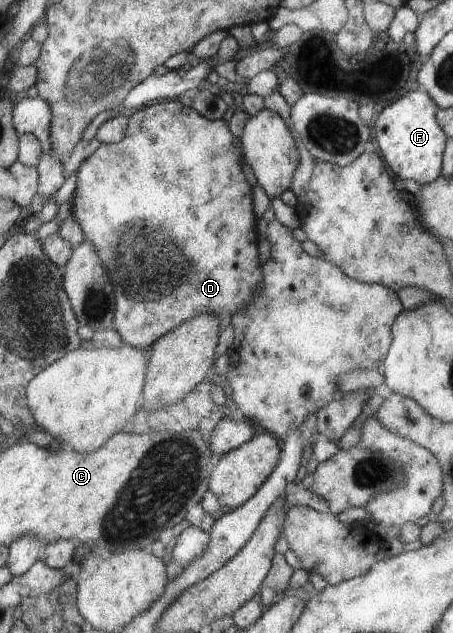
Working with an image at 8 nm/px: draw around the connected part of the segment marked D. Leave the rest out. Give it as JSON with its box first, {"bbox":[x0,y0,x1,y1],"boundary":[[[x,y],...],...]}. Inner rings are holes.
{"bbox":[72,101,262,351],"boundary":[[[163,101],[161,104],[152,104],[138,110],[132,116],[128,116],[126,136],[116,142],[116,144],[103,144],[80,164],[76,175],[76,190],[74,190],[72,203],[72,215],[78,220],[78,226],[82,228],[84,238],[96,248],[96,254],[100,262],[104,264],[104,270],[108,272],[112,282],[120,282],[114,286],[116,290],[115,302],[115,331],[120,334],[123,344],[134,346],[134,348],[144,348],[148,351],[149,347],[160,339],[160,336],[168,334],[184,324],[186,320],[196,318],[198,314],[212,312],[218,316],[234,316],[248,300],[254,298],[254,294],[262,286],[262,270],[260,270],[260,260],[258,260],[258,234],[256,234],[256,216],[252,210],[252,186],[246,180],[246,174],[242,170],[242,152],[234,144],[234,134],[230,132],[229,126],[222,119],[207,120],[192,110],[192,107],[184,107],[179,101]],[[132,228],[140,228],[142,240],[148,240],[150,244],[136,244],[130,240],[128,234],[132,236]]]}

